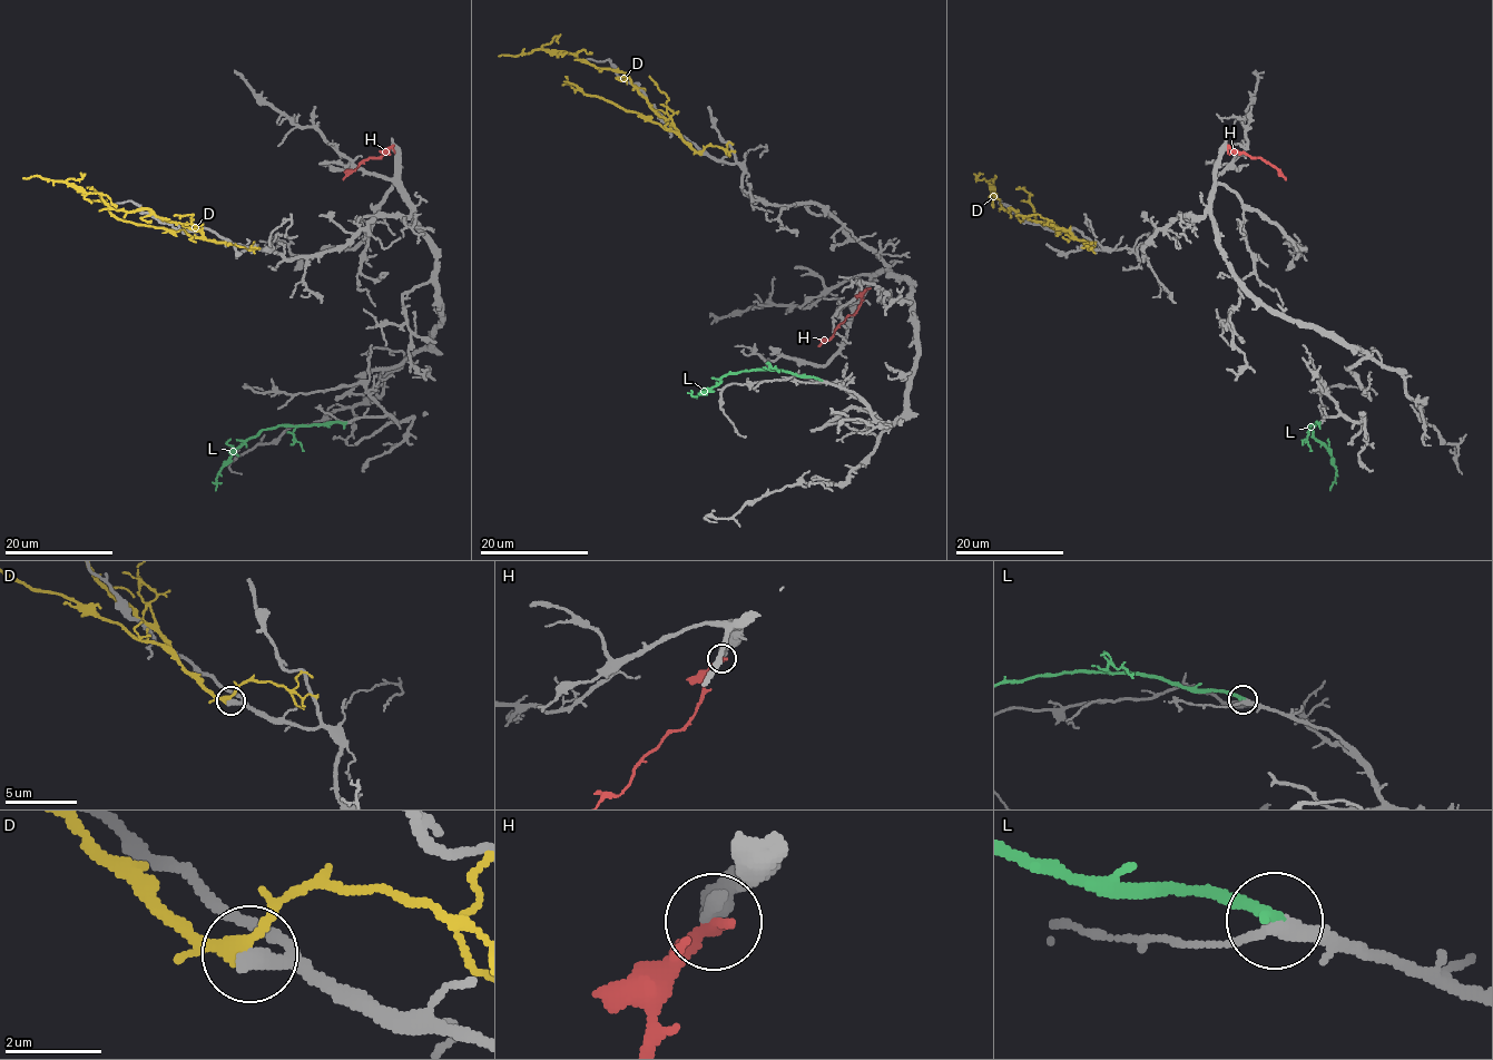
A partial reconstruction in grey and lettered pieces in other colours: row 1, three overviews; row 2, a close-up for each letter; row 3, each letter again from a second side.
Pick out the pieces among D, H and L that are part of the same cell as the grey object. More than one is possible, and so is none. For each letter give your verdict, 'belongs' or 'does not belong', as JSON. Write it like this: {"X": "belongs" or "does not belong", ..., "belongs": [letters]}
{"D": "does not belong", "H": "does not belong", "L": "belongs", "belongs": ["L"]}

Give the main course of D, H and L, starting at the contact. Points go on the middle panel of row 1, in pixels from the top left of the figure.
D: (701, 153), (695, 151), (683, 139), (622, 72), (597, 68), (575, 55), (546, 49), (498, 56)
H: (867, 287), (858, 308), (818, 345)
L: (819, 380), (781, 370), (752, 369), (725, 374), (711, 389), (693, 396), (691, 391)

